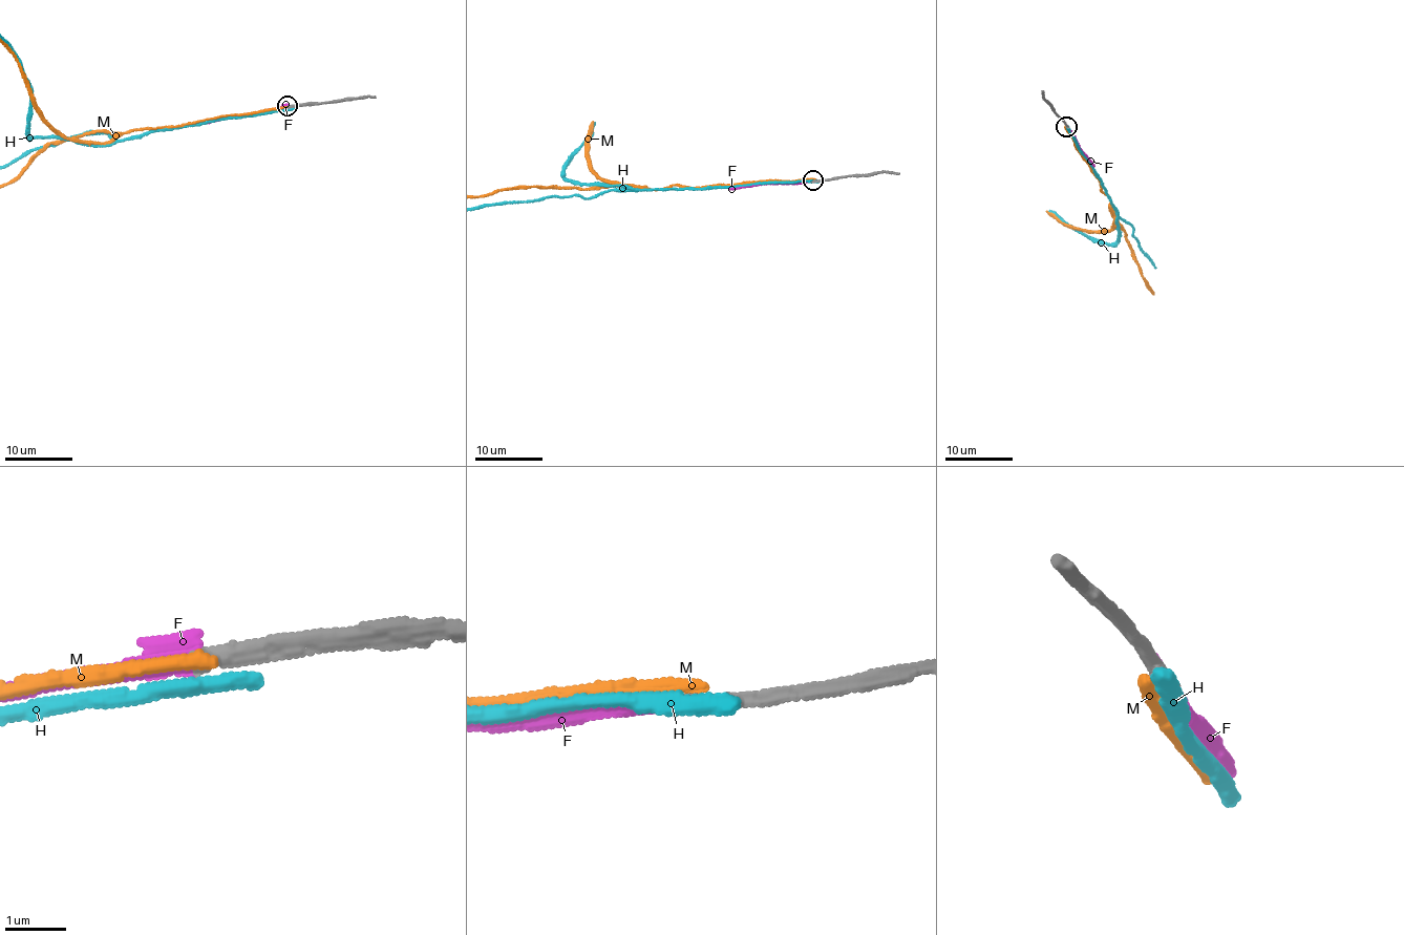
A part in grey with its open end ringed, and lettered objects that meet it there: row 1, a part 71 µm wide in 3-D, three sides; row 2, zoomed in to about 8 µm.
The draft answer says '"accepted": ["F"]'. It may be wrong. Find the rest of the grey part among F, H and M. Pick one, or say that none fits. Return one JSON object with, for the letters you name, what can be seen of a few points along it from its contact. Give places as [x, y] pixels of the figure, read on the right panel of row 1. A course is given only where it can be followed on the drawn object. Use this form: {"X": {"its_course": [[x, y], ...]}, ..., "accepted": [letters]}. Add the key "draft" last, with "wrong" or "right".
{"F": {"its_course": [[1068, 126], [1094, 167]]}, "accepted": ["F"], "draft": "right"}

